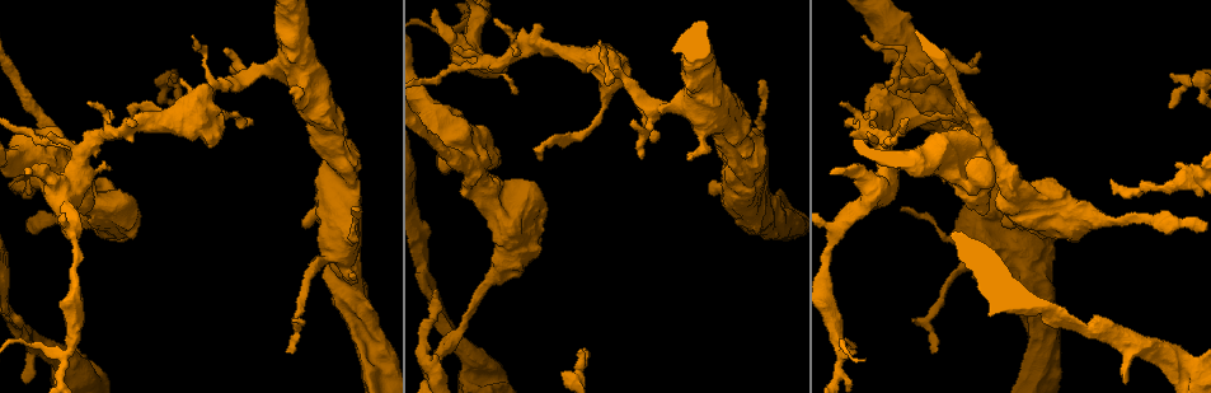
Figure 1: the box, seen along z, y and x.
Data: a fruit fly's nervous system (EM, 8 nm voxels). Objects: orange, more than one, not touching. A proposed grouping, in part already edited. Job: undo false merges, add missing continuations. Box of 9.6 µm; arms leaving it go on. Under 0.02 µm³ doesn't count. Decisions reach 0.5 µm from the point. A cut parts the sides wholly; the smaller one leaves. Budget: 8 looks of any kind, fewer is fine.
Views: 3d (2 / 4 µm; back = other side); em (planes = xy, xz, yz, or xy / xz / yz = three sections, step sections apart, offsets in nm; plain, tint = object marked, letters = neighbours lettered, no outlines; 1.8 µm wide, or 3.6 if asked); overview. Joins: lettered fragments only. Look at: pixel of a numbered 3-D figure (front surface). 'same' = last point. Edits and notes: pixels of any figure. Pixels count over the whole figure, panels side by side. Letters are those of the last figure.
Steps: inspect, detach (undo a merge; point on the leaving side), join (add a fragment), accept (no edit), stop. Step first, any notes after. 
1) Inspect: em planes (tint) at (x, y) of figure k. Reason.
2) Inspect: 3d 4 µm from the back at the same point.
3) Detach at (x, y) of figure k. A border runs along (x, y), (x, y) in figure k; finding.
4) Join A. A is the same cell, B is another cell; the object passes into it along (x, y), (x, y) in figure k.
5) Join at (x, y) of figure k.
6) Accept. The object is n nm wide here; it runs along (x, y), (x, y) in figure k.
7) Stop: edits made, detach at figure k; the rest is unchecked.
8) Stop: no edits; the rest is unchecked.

Inspect: em xy step 16 (letters) at (583, 347) of figure 1.

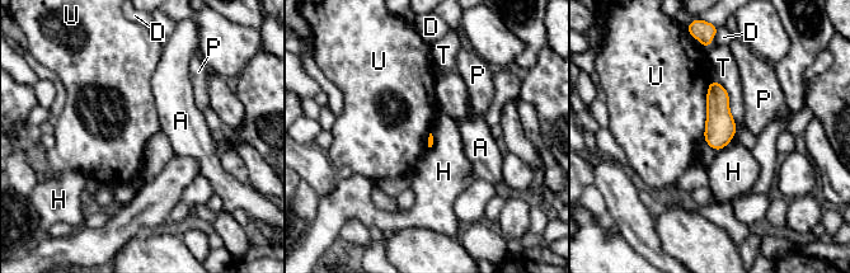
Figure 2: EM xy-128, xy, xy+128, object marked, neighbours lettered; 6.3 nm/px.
Inspect: em xz step 8 (letters) at the same point.

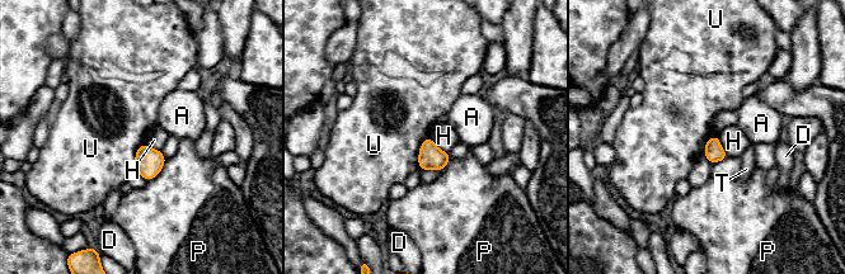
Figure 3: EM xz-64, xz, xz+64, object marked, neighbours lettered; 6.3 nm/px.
Accept. The object is 120 nm wide here; A, D, H, P, T and U are other cells; a border runs along (428, 136), (419, 147), (417, 165) in figure 3; none of them fits.

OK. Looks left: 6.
Inspect: em planes (plain) at (435, 289) of figure 1. An open end.

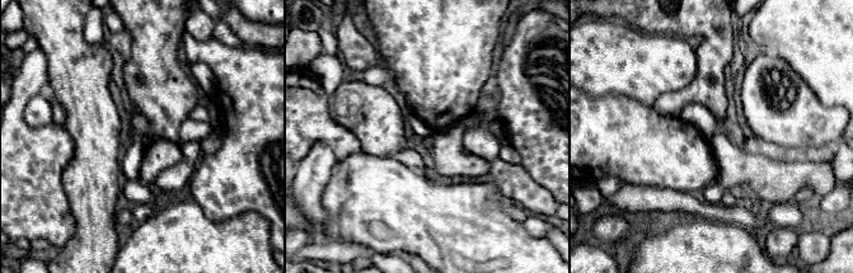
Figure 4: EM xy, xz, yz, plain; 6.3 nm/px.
Inspect: em planes (letters) at the same point. See the neighbours.

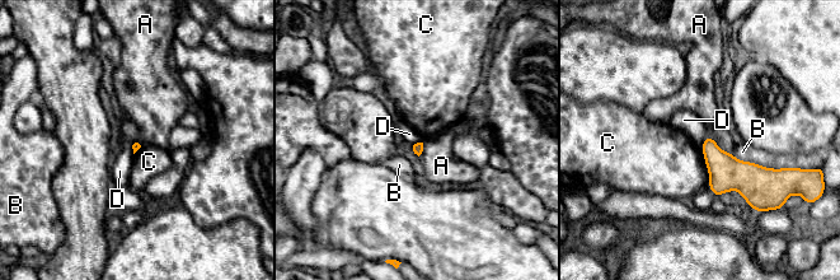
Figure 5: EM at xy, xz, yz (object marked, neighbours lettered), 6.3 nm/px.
Accept. A, B, C and D are other cells; no lettered fragment goes on from it.

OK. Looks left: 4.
Inspect: 3d 4 µm at (468, 161) of figure 1. Thick turns thin.

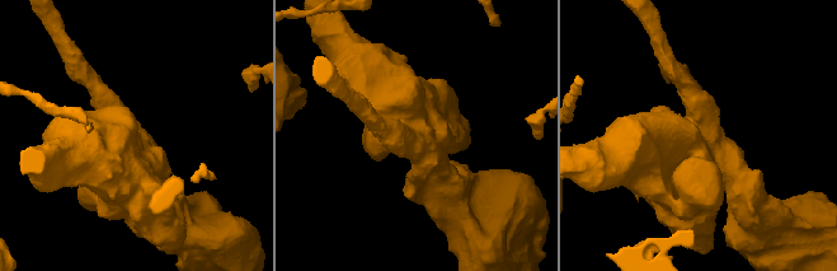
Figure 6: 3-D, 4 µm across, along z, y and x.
Inspect: em planes (letters) at (413, 139) of figure 6. Need the tissue.

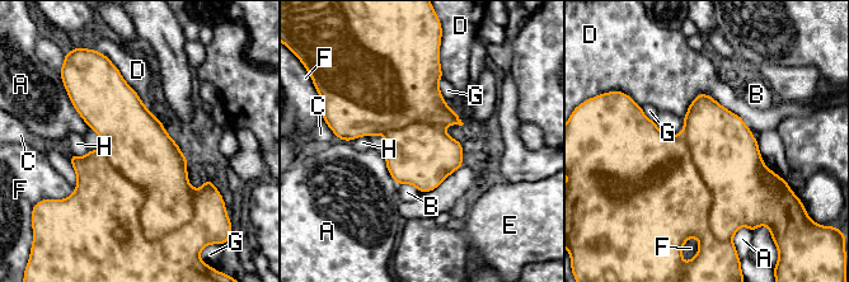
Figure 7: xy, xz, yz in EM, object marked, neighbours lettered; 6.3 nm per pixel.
Detach at (670, 201) of figure 7. A, B, C, D, E, F, G and H are other cells; a second cell is stuck on.

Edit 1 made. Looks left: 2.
Stop: edits made, detach at figure 7; the rest is unchecked.

